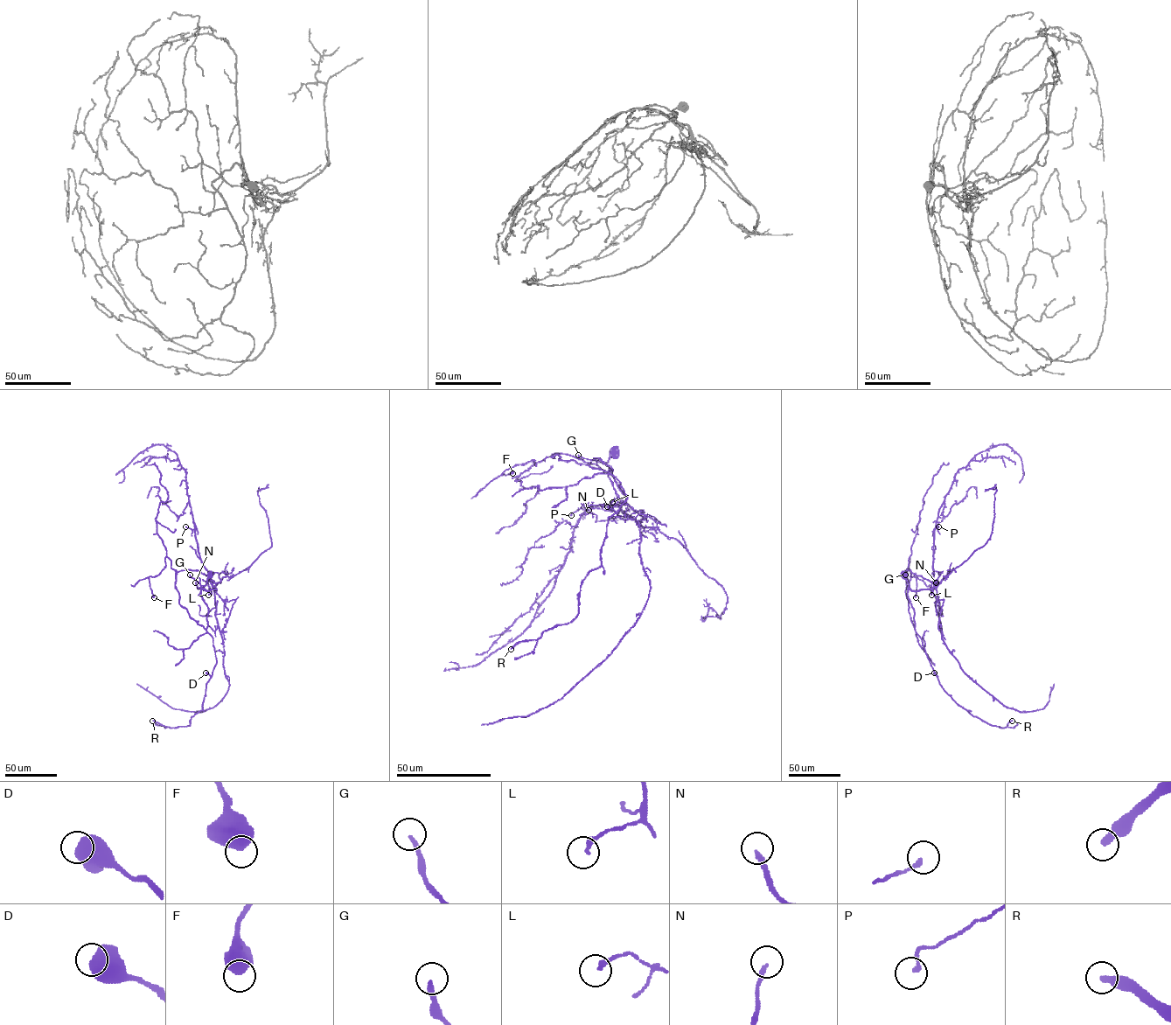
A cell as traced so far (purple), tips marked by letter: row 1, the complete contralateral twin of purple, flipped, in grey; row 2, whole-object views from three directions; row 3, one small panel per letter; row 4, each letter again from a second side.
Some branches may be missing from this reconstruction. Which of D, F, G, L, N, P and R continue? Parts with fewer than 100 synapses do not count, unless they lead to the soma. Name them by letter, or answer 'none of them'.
R

